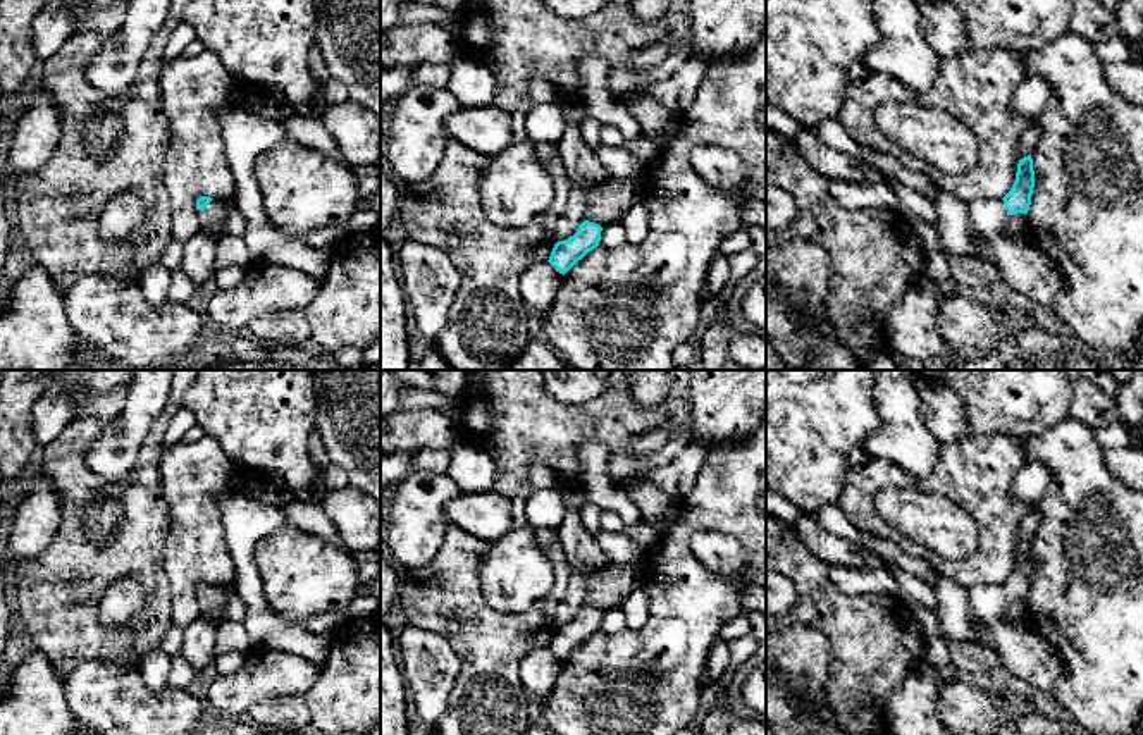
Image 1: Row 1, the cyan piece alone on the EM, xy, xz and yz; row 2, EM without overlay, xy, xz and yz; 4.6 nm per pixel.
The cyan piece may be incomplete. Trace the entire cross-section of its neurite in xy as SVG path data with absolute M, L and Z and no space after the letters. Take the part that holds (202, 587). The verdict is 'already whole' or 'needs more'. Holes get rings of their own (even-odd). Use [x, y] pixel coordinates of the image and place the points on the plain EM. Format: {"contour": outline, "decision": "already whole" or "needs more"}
{"contour": "M200 582L196 585L198 604L203 616L222 611L227 602L227 590L222 584Z", "decision": "needs more"}

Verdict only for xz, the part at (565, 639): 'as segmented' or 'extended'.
extended

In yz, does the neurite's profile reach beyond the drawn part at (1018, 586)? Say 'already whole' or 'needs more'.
needs more

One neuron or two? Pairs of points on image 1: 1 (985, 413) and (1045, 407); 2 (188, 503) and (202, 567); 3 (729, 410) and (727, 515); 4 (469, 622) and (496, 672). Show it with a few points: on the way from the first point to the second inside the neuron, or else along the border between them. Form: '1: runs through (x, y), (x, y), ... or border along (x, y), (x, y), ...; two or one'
1: runs through (1000, 408), (1030, 408); one
2: runs through (195, 518), (197, 551); one
3: border along (747, 436), (737, 443), (722, 443), (708, 455); two
4: runs through (479, 634), (491, 646), (491, 660); one

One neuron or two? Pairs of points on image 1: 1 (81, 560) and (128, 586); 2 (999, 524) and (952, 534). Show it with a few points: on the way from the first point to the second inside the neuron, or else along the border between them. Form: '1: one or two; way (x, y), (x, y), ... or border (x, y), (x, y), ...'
1: two; border (143, 586), (131, 575), (116, 577), (95, 613)
2: two; border (949, 500), (976, 529), (976, 548), (963, 560)

